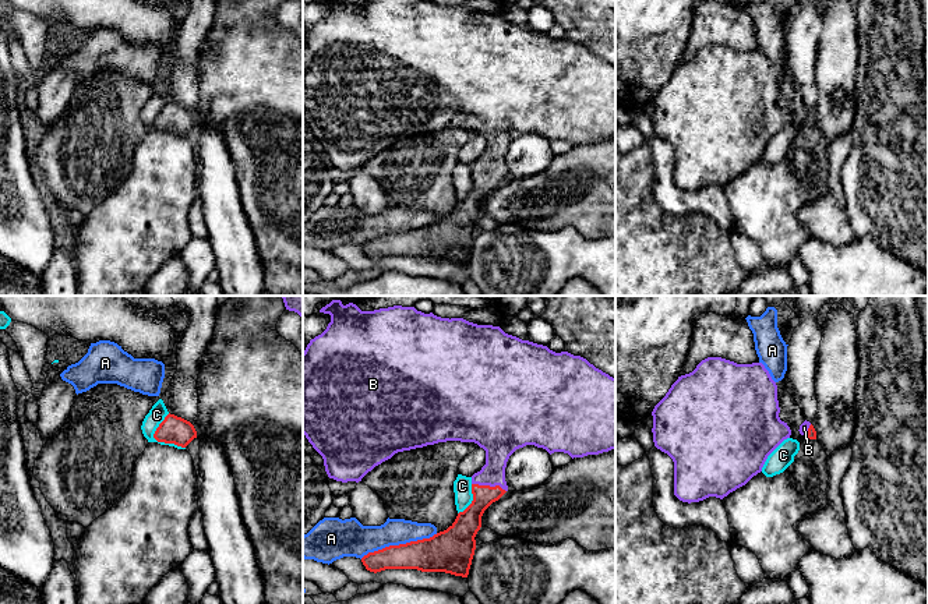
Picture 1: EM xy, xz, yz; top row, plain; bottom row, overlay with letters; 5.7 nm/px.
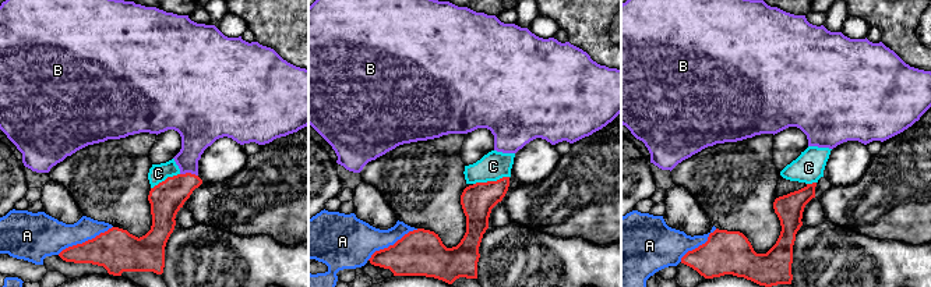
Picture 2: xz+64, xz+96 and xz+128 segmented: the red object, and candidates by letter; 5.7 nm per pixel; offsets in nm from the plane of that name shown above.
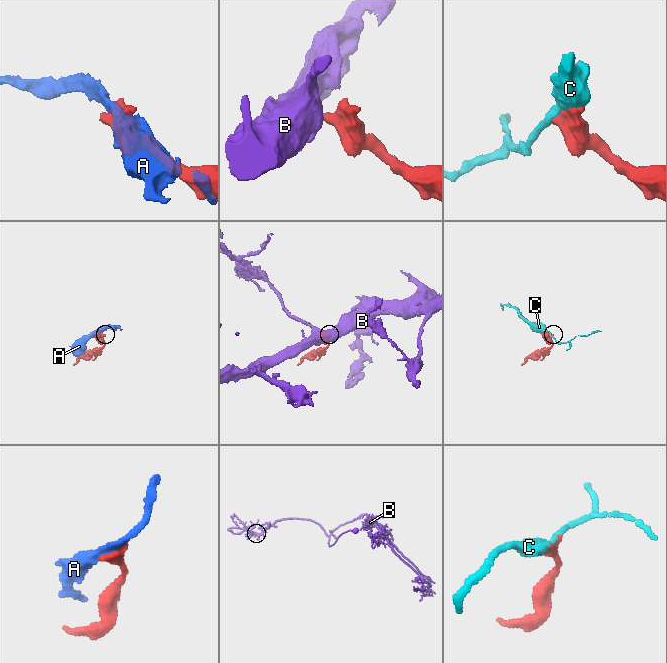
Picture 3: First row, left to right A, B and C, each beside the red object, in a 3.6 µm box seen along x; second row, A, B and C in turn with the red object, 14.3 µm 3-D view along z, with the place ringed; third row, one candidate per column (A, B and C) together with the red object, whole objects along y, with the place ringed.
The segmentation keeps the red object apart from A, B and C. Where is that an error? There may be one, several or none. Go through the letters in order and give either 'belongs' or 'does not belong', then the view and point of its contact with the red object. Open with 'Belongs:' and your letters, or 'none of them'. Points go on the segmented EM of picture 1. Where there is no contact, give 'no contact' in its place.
Belongs: B
A: does not belong; meets red in xz at (399, 544)
B: belongs; meets red in xz at (489, 486)
C: does not belong; meets red in xy at (158, 441)

